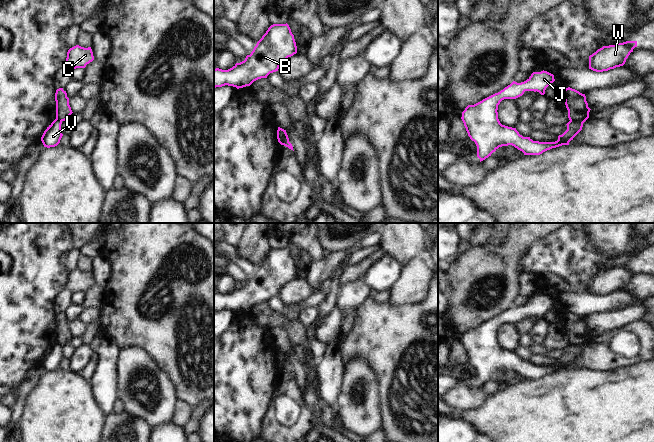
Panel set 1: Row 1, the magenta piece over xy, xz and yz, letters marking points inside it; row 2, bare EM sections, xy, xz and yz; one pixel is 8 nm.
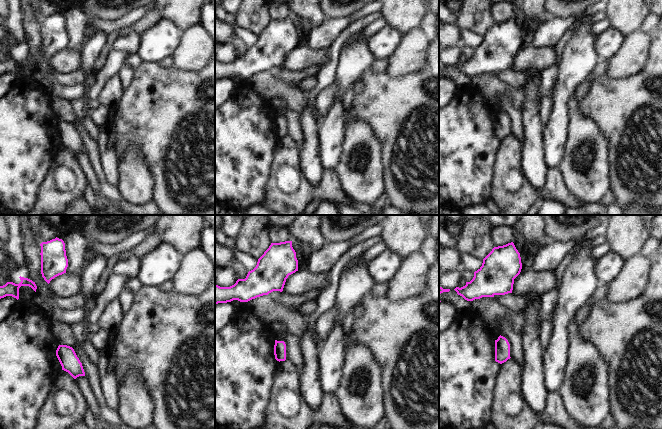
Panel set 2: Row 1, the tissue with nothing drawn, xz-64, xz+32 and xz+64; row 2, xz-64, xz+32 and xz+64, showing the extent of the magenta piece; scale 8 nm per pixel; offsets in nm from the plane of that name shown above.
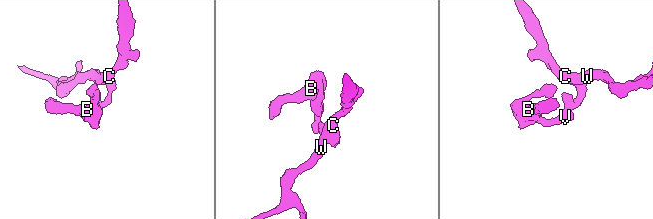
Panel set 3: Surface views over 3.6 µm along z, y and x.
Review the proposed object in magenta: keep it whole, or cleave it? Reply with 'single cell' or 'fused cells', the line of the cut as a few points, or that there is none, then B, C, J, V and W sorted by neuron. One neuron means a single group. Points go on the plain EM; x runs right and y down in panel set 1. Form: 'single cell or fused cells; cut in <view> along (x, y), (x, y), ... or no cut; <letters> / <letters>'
fused cells; cut in yz along (570, 344), (582, 347); B J V / C W

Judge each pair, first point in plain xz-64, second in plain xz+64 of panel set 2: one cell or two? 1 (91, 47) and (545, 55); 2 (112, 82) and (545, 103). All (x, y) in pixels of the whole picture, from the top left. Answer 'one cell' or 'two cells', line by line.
1: two cells
2: one cell

